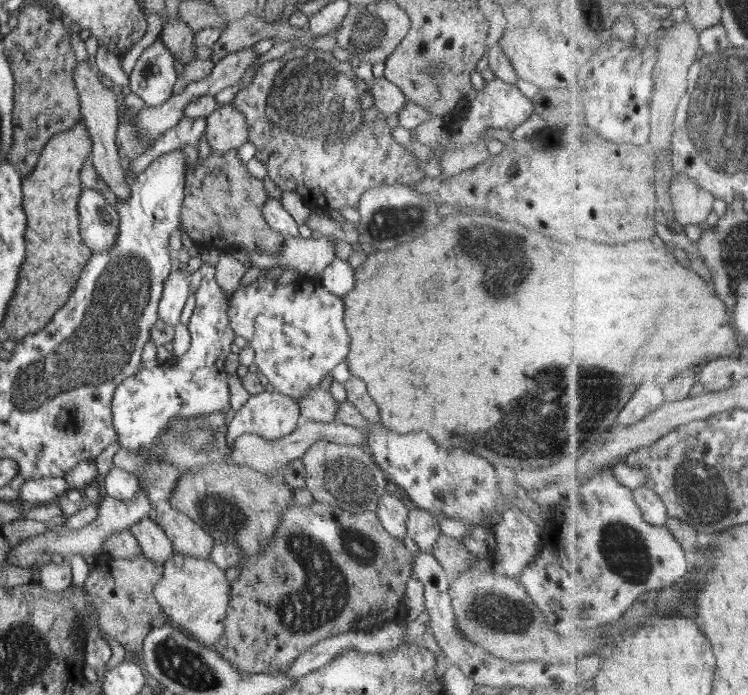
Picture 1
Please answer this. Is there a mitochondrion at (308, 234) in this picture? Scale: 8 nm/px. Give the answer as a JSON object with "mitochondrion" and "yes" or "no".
{"mitochondrion":"no"}

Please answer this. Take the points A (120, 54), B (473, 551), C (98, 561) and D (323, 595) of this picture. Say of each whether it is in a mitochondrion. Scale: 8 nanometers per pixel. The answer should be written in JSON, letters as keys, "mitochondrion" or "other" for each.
{"A":"other","B":"other","C":"other","D":"mitochondrion"}

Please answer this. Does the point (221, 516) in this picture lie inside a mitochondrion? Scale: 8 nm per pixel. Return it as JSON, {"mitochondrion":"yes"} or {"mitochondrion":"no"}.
{"mitochondrion":"yes"}

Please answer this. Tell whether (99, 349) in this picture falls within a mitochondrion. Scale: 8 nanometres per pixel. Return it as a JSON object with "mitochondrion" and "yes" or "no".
{"mitochondrion":"yes"}

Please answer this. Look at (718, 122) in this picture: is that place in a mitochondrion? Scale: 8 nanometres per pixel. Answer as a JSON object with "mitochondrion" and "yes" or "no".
{"mitochondrion":"yes"}

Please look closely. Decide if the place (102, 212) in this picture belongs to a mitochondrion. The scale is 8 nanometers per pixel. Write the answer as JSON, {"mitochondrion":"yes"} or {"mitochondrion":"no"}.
{"mitochondrion":"no"}

